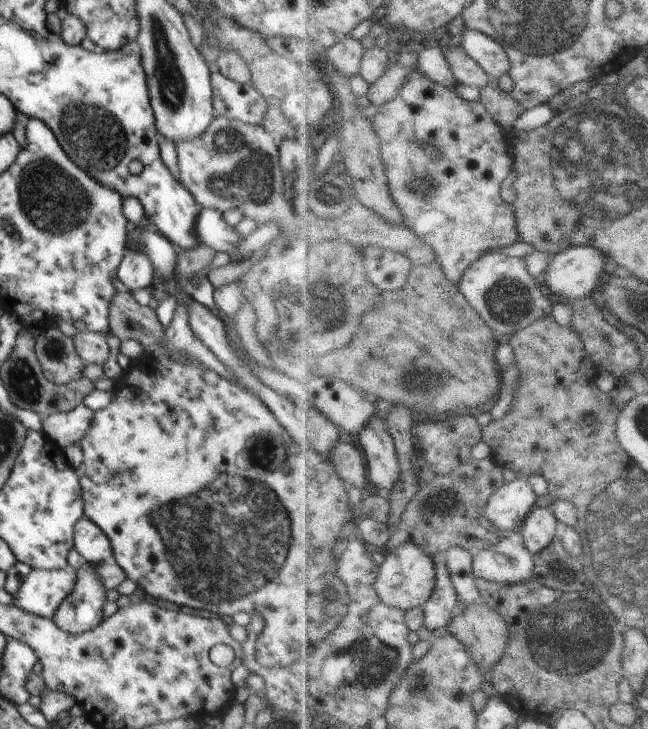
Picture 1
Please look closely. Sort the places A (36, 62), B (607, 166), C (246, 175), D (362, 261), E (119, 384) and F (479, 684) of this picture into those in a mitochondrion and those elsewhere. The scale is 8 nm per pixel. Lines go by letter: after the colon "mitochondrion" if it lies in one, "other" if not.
A: other
B: mitochondrion
C: mitochondrion
D: other
E: other
F: other

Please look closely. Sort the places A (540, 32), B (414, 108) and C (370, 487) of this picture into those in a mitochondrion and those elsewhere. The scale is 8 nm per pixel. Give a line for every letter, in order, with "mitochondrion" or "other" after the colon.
A: mitochondrion
B: other
C: other

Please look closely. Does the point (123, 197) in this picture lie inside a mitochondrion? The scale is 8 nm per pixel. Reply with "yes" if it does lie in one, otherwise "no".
no

